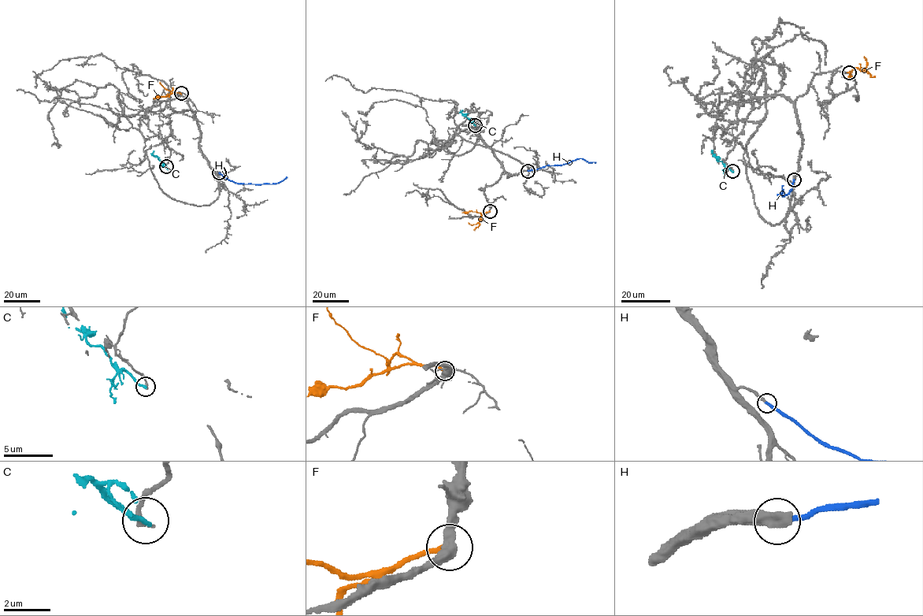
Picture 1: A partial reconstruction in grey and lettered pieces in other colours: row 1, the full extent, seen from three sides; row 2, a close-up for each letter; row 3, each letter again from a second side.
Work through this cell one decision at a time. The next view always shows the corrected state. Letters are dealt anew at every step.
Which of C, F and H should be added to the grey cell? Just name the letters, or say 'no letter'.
H

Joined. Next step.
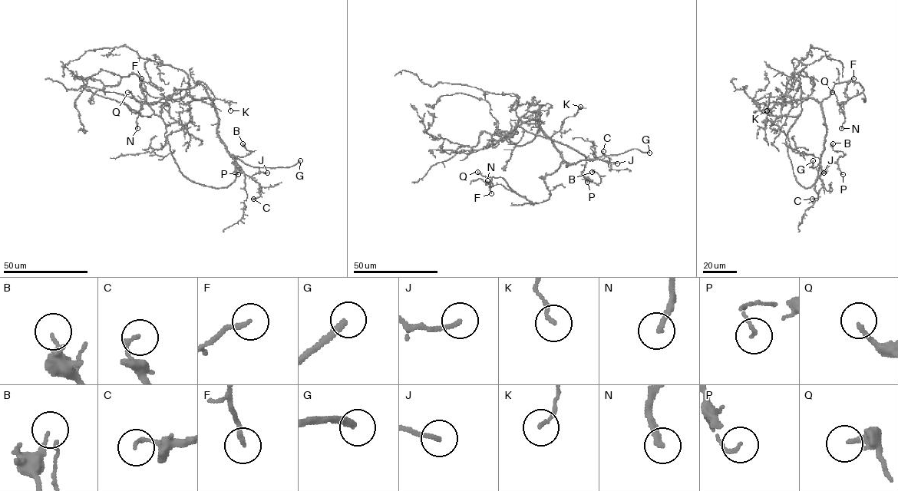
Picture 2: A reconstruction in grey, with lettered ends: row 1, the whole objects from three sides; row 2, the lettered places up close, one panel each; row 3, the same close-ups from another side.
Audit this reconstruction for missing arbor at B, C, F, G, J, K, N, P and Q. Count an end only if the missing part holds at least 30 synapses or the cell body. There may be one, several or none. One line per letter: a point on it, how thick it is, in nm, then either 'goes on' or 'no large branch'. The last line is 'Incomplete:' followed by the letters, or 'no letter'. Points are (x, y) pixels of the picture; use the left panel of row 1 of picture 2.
B: (242, 143) | 130 nm | no large branch
C: (253, 199) | 140 nm | no large branch
F: (141, 78) | 180 nm | no large branch
G: (300, 160) | 280 nm | goes on
J: (267, 173) | 150 nm | no large branch
K: (230, 110) | 130 nm | no large branch
N: (137, 128) | 240 nm | goes on
P: (238, 174) | 130 nm | no large branch
Q: (127, 92) | 150 nm | no large branch
Incomplete: G, N

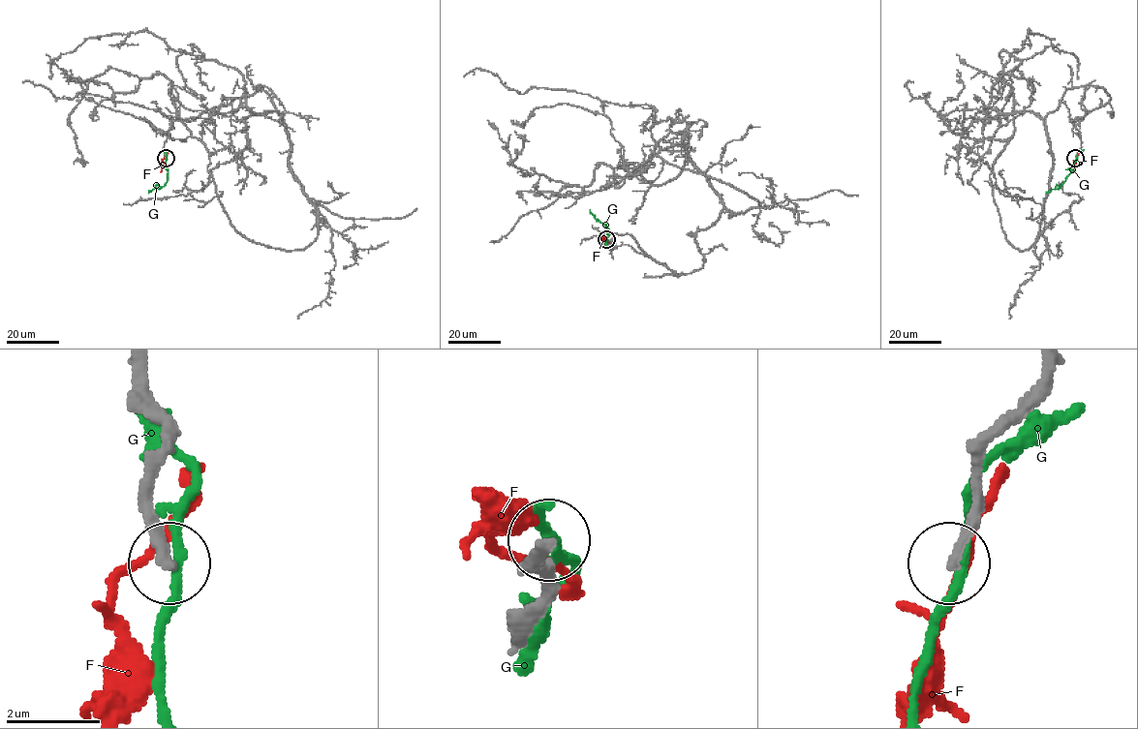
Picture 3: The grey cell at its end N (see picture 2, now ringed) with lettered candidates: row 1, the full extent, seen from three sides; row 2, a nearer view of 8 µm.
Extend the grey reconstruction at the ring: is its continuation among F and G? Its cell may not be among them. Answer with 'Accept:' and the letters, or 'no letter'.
Accept: no letter

